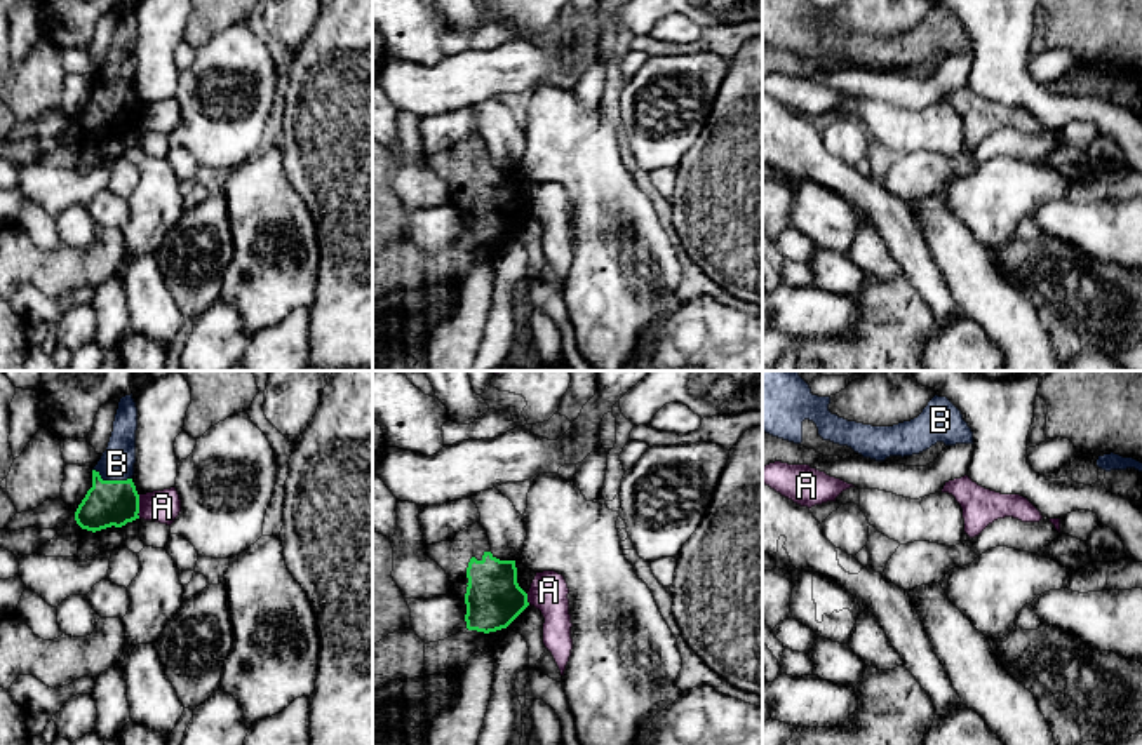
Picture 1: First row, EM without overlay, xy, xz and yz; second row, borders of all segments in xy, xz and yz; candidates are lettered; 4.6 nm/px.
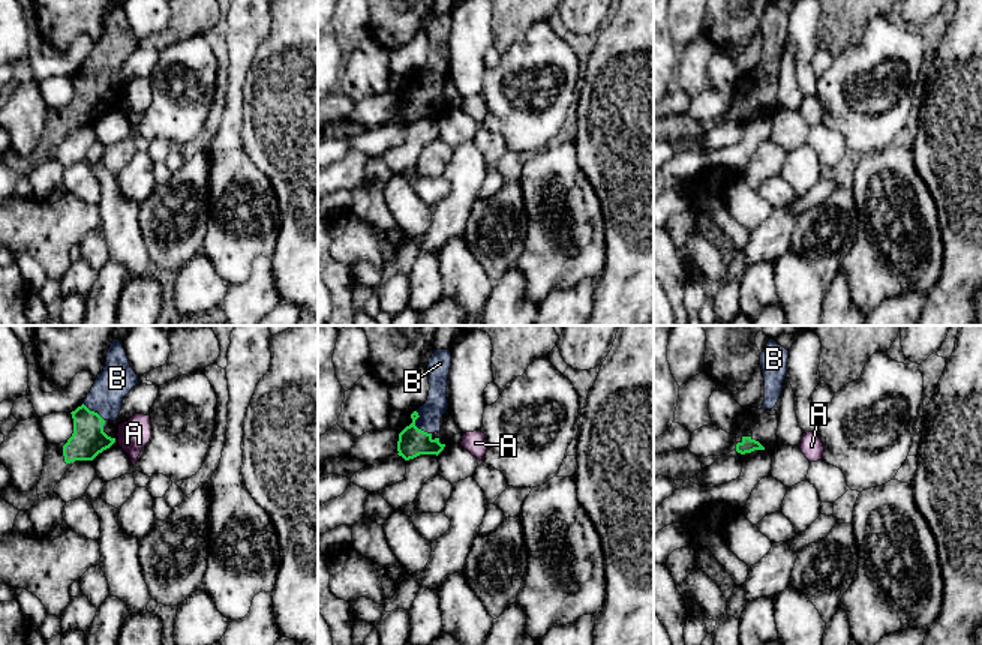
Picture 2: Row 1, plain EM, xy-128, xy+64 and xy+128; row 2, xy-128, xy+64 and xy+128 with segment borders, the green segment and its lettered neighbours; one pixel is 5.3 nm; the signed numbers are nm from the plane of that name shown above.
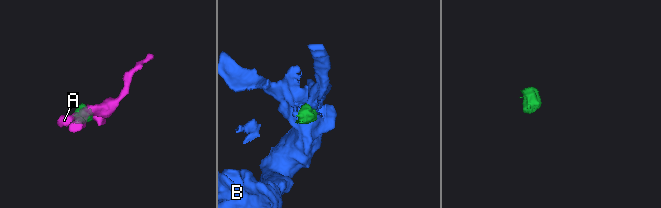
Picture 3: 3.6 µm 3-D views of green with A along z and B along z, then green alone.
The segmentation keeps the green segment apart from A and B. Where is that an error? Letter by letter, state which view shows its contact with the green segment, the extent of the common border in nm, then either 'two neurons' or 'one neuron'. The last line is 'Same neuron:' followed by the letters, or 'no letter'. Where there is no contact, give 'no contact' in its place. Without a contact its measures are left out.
A: contact in xy; length 110 nm; two neurons
B: contact in xy; length 190 nm; one neuron
Same neuron: B

